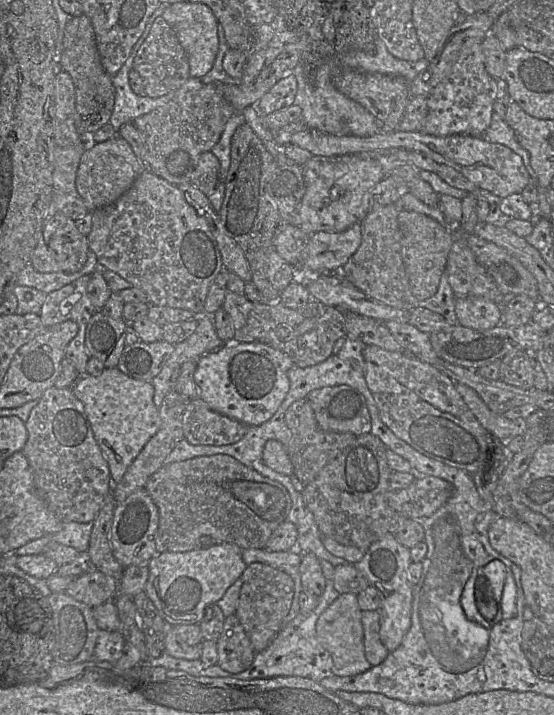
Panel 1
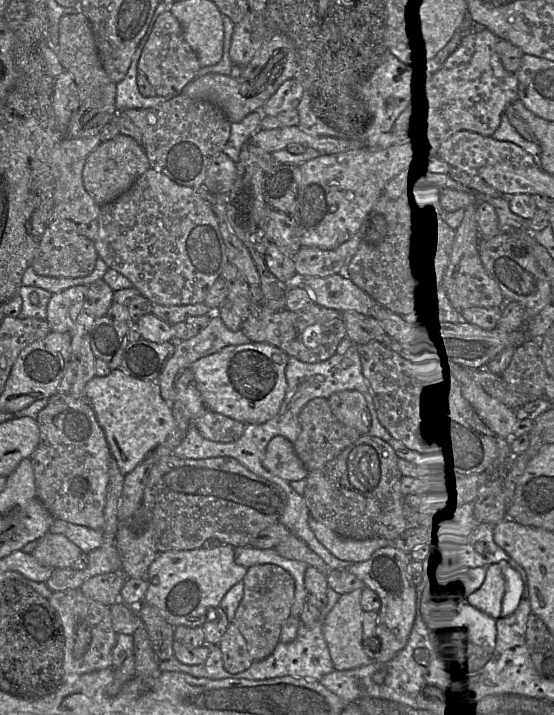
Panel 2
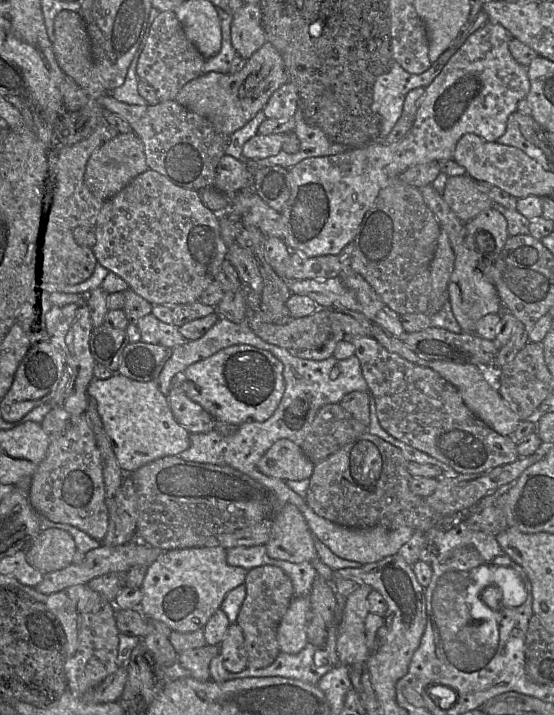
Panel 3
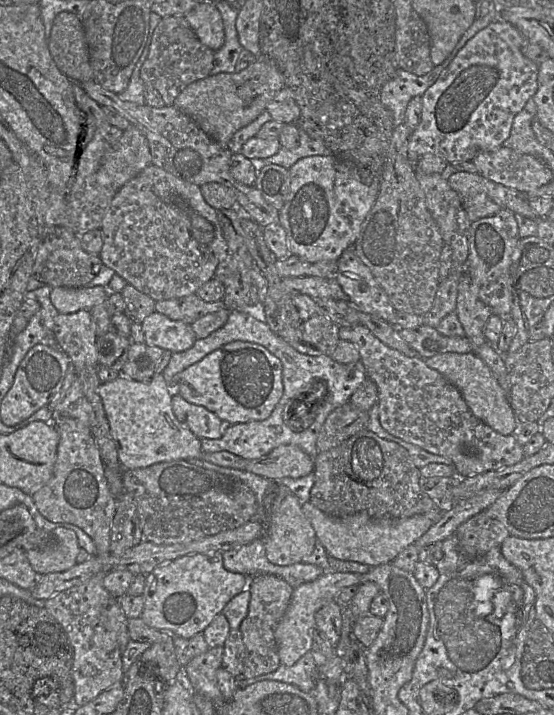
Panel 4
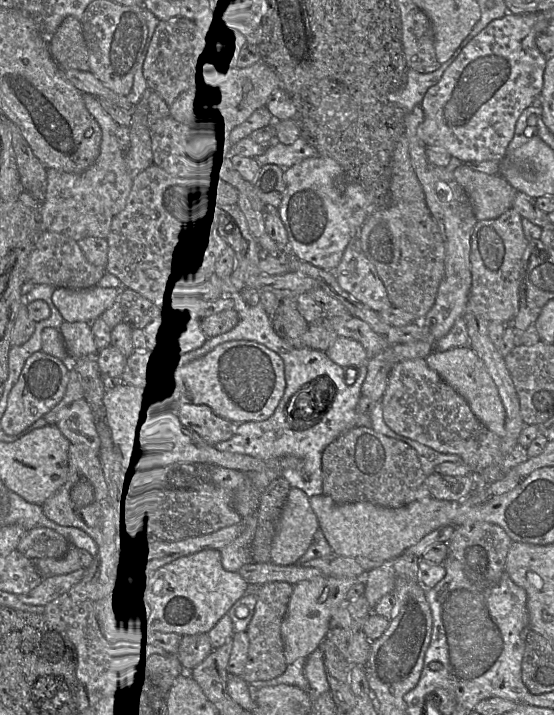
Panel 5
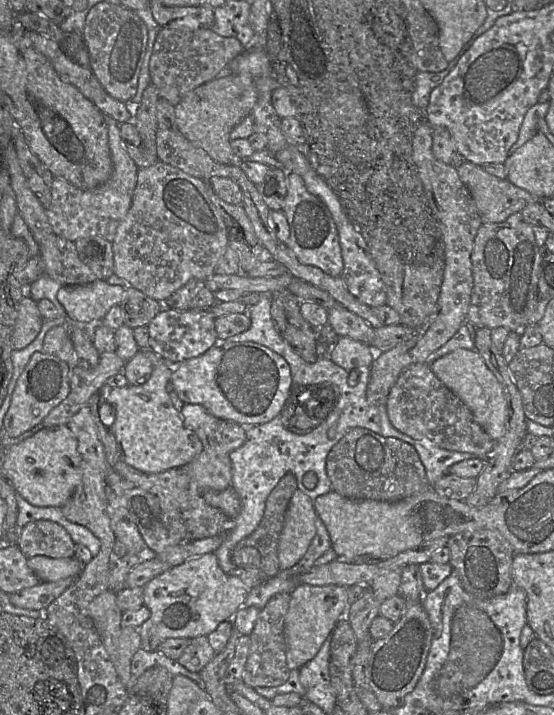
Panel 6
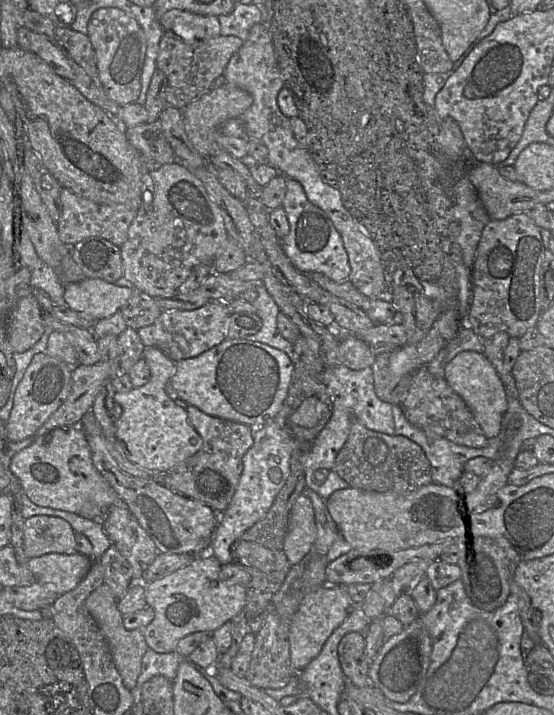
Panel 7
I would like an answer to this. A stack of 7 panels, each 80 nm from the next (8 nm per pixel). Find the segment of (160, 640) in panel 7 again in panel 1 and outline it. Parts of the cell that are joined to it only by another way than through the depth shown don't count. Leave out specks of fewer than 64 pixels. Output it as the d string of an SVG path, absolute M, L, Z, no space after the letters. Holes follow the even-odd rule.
M221 543L208 548L187 552L163 552L155 555L148 563L148 580L144 589L165 622L175 626L178 624L199 624L203 621L208 605L216 604L226 590L240 579L247 565L242 560L242 550L235 544Z

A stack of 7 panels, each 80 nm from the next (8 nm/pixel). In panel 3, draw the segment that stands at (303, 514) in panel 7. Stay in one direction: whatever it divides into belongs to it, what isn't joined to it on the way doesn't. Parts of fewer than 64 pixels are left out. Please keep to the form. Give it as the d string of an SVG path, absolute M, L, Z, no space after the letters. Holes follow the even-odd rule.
M287 504L272 517L270 539L265 545L267 554L291 563L312 562L319 558L313 537L303 513Z

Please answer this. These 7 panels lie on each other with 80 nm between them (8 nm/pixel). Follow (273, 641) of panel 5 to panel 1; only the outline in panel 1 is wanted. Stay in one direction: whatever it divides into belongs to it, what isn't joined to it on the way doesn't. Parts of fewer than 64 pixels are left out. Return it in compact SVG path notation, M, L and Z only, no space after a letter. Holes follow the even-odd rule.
M257 562L247 565L240 580L242 587L234 615L256 653L265 650L286 623L294 595L294 580L281 570Z

